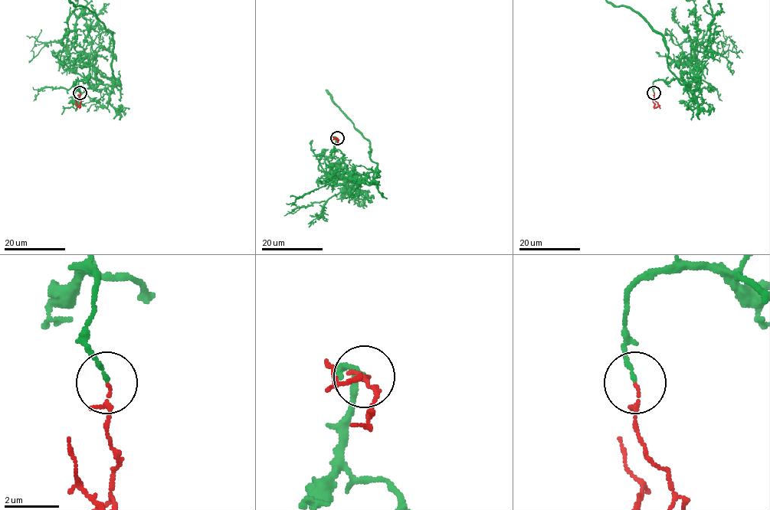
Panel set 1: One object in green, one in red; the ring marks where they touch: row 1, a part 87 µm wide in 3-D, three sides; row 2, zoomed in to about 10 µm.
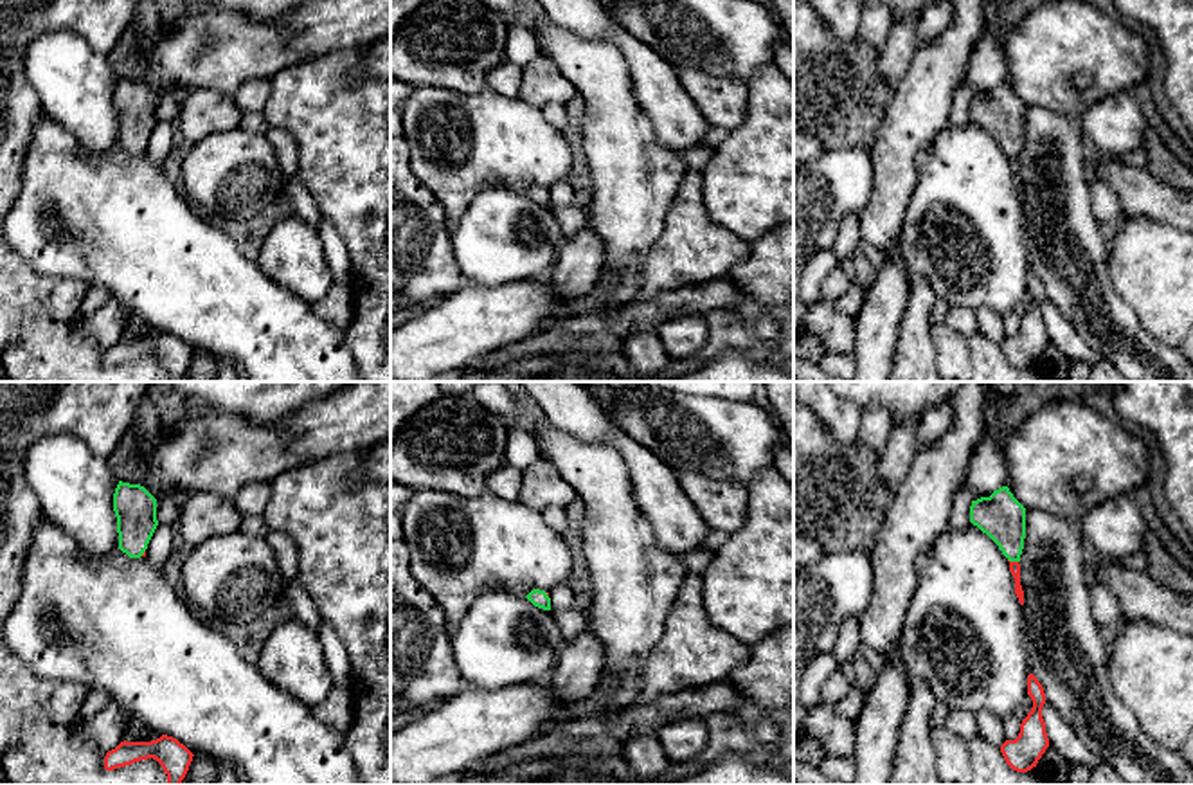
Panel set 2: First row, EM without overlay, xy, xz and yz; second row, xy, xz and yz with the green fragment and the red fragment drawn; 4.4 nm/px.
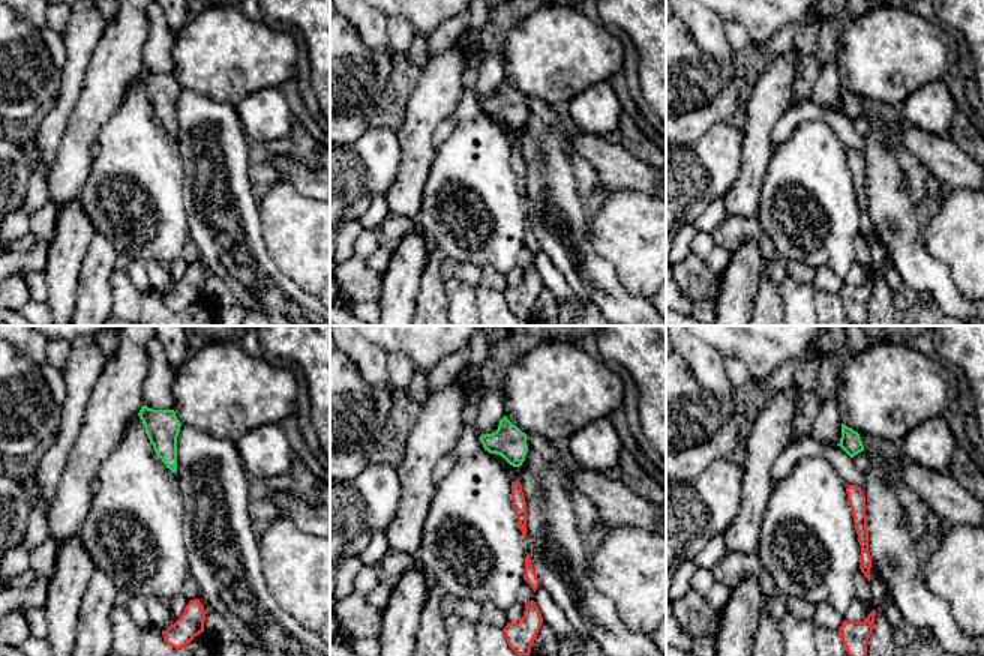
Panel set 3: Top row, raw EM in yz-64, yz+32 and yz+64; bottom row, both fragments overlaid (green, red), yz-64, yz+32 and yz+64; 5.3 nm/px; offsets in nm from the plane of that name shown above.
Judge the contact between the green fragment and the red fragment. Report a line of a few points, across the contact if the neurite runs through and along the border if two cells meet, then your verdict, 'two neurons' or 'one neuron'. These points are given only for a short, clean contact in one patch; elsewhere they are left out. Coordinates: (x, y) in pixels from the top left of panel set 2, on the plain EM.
yz (1001, 112), (1012, 139), (1013, 157), (1013, 162) | one neuron

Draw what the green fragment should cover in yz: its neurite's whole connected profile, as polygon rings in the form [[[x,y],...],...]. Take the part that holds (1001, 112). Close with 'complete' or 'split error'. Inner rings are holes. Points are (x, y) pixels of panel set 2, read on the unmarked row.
[[[1002,83],[990,94],[972,97],[970,119],[986,130],[1008,155],[1015,175],[1015,191],[1020,202],[1024,202],[1018,158],[1026,135],[1026,104],[1013,94],[1008,83]]] | split error

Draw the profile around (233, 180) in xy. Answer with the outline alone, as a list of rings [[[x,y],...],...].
[[[241,128],[209,133],[191,144],[182,164],[182,180],[194,212],[229,234],[243,256],[257,259],[261,245],[275,223],[274,212],[283,205],[284,176],[266,137]]]

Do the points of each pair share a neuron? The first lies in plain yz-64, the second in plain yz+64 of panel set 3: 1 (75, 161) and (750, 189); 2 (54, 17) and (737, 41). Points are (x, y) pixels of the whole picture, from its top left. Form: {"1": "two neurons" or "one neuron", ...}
{"1": "one neuron", "2": "one neuron"}

